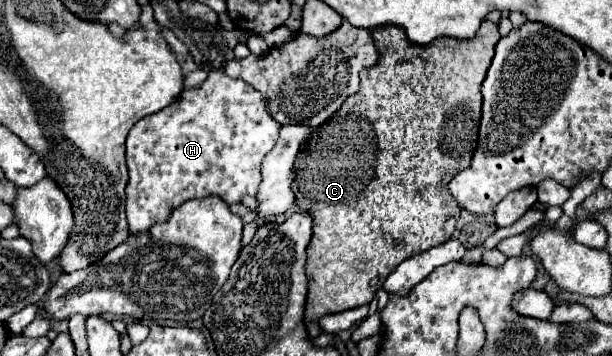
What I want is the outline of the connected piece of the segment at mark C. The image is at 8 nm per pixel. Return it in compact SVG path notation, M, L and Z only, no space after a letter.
M483 20L481 28L477 30L477 34L471 40L455 40L455 38L437 38L427 46L417 46L413 42L407 40L405 30L399 26L381 26L375 28L371 32L373 42L377 46L379 52L379 62L371 68L365 68L361 74L361 88L357 94L349 96L345 100L345 104L339 108L339 112L335 112L335 116L331 118L331 122L327 120L325 124L321 124L319 128L313 130L311 138L303 144L299 156L297 156L297 176L295 176L295 196L297 196L297 204L299 208L307 208L307 212L313 218L313 238L311 244L307 248L307 276L309 276L309 296L307 296L307 306L305 306L305 324L309 330L311 338L317 338L323 330L319 320L327 314L337 314L337 312L345 312L363 304L369 304L375 296L375 292L383 286L385 278L407 258L425 252L437 244L443 244L451 238L451 234L455 232L455 224L457 224L457 216L461 212L459 204L455 202L455 198L449 194L447 190L447 182L459 174L461 170L465 170L471 162L471 156L477 148L477 128L479 128L479 118L481 118L481 92L479 86L487 74L487 68L491 64L493 52L495 52L495 44L499 42L499 30L497 24Z

